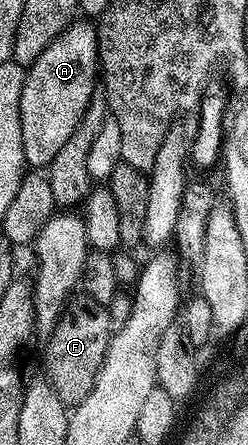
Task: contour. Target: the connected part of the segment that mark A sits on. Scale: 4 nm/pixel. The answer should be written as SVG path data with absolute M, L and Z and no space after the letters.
M67 27L52 38L25 70L20 91L20 135L26 165L30 167L49 166L50 160L64 147L64 143L76 131L82 116L89 107L90 98L96 92L96 33L93 28L77 33L74 27Z

